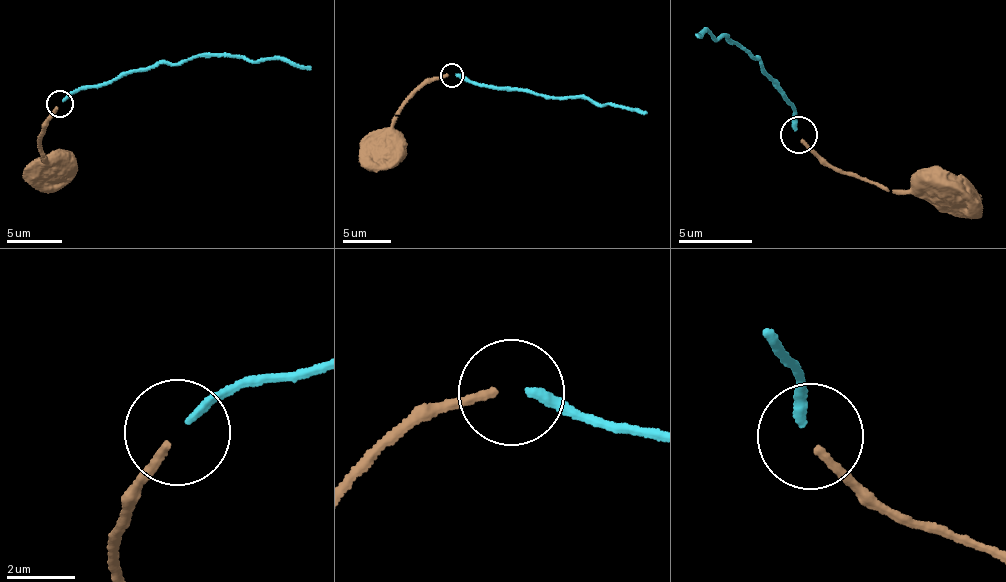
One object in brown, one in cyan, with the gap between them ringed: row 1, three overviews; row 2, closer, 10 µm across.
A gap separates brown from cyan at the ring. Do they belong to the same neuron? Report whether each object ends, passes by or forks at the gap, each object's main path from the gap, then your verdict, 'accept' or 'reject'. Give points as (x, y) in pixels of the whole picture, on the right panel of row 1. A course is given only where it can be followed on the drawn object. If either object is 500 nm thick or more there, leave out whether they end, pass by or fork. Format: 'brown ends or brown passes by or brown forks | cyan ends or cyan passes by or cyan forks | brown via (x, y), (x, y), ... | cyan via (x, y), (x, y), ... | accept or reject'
brown ends | cyan ends | brown via (799, 139), (848, 172), (891, 193), (927, 189), (983, 217) | cyan via (795, 130), (793, 104), (761, 74), (760, 59), (749, 57), (742, 45), (703, 30), (695, 36) | accept

